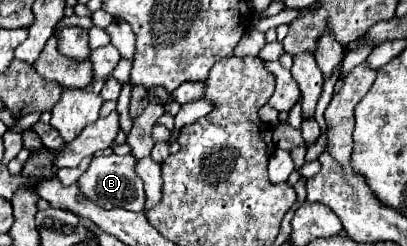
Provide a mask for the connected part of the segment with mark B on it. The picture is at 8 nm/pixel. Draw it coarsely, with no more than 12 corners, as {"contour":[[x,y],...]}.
{"contour":[[95,156],[77,180],[101,208],[141,212],[135,156]]}

